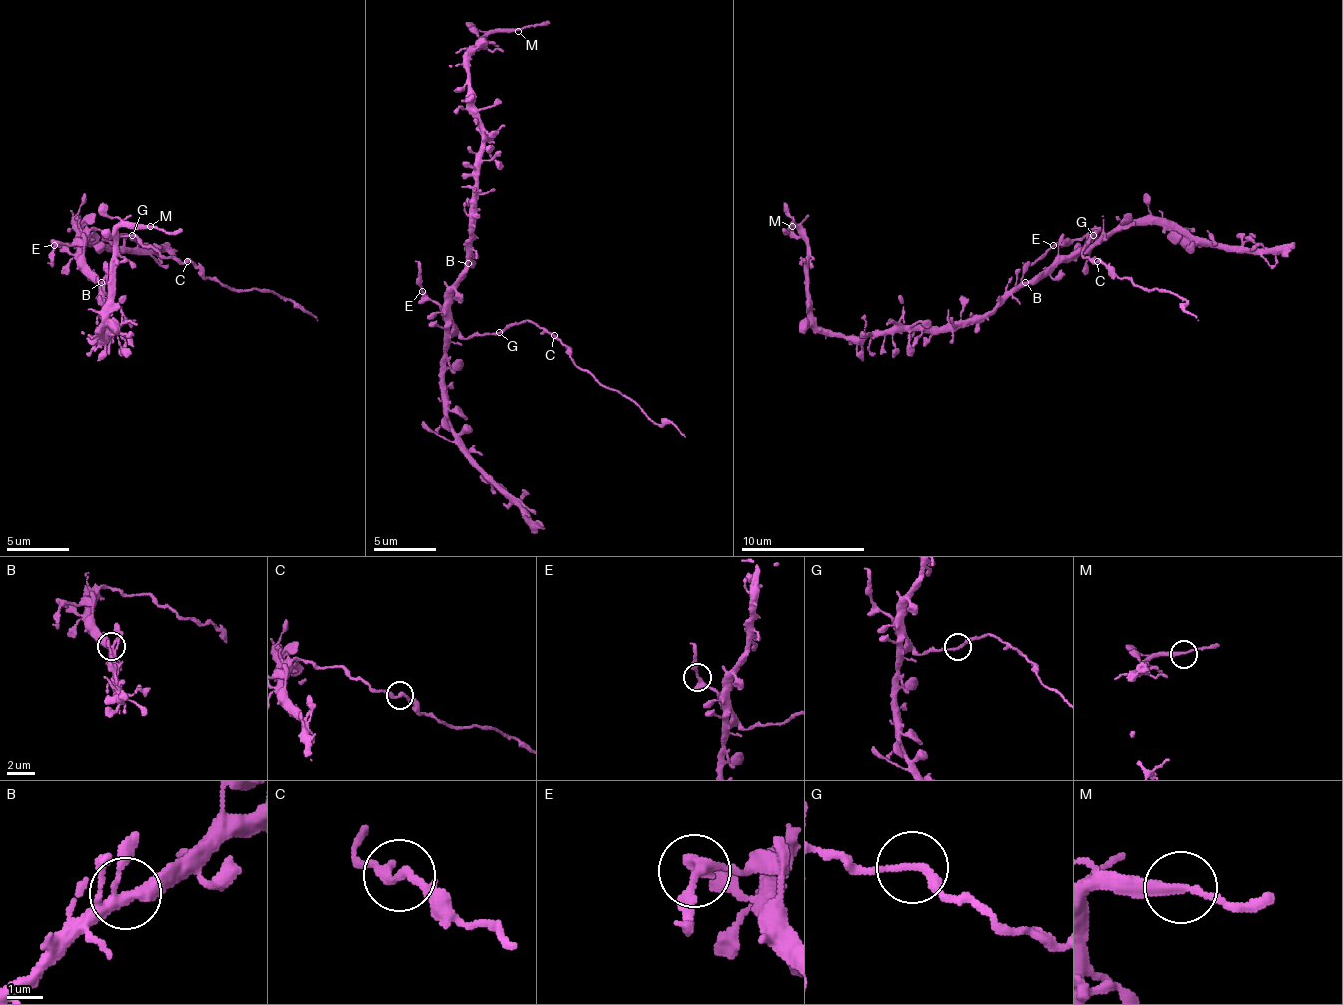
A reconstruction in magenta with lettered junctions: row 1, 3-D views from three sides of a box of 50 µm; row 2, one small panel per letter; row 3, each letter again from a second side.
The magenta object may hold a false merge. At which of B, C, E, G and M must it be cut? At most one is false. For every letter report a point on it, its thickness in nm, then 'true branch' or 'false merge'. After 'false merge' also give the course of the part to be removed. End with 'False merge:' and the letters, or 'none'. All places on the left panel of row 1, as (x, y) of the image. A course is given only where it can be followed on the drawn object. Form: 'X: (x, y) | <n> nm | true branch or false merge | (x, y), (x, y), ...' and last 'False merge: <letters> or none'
B: (101, 282) | 300 nm | true branch
C: (187, 261) | 180 nm | true branch
E: (54, 245) | 260 nm | true branch
G: (132, 235) | 190 nm | true branch
M: (150, 226) | 260 nm | true branch
False merge: none

